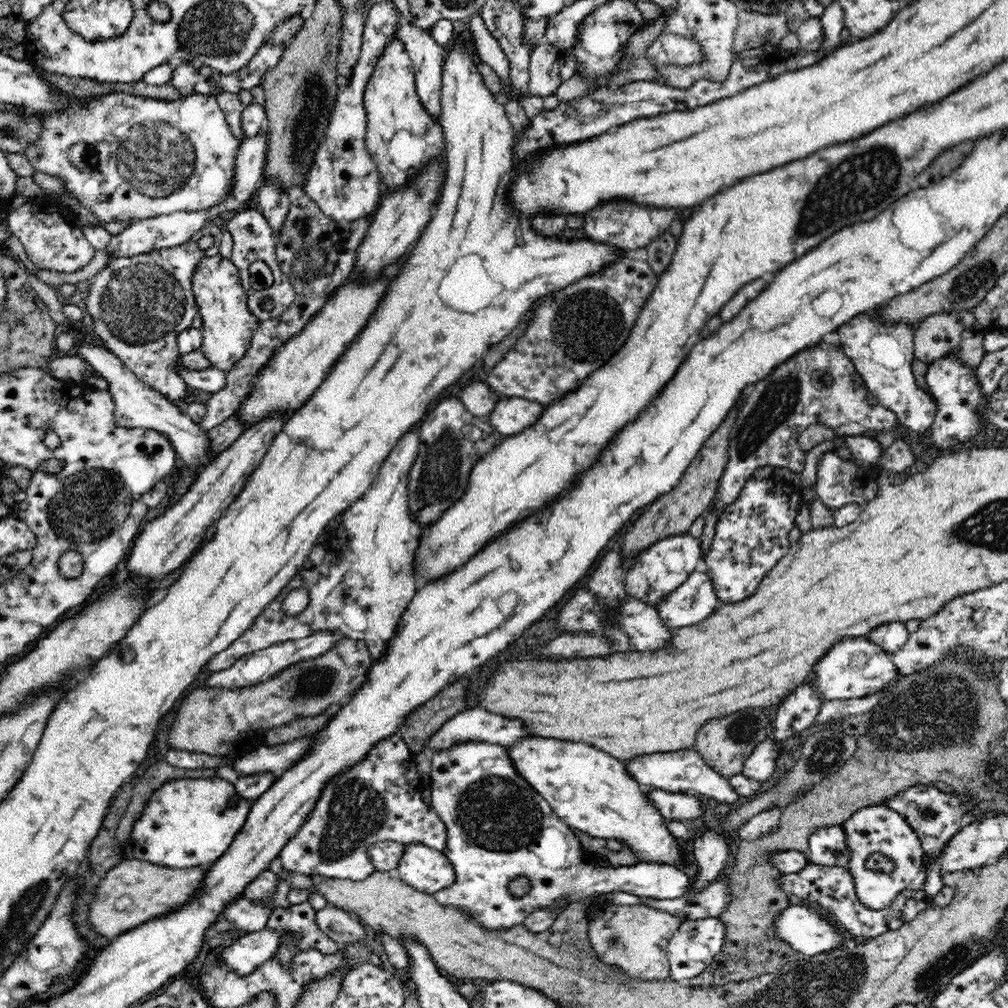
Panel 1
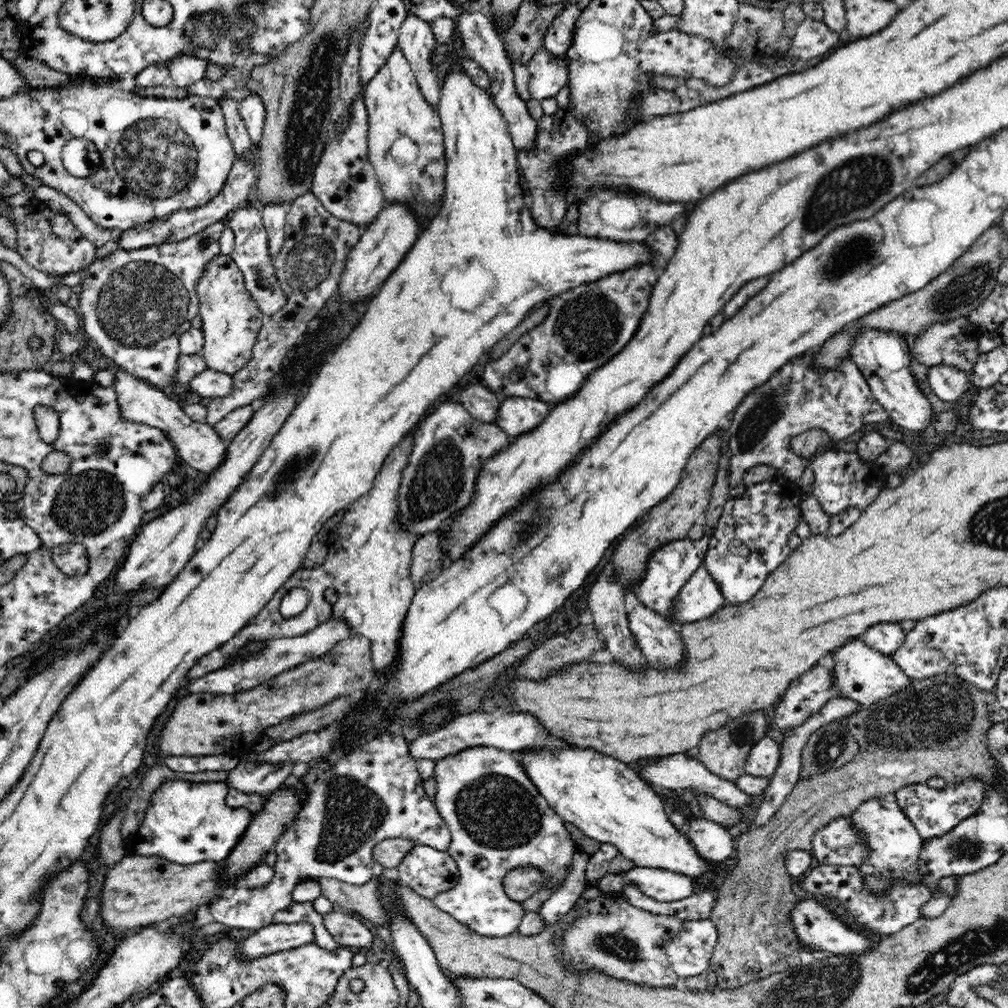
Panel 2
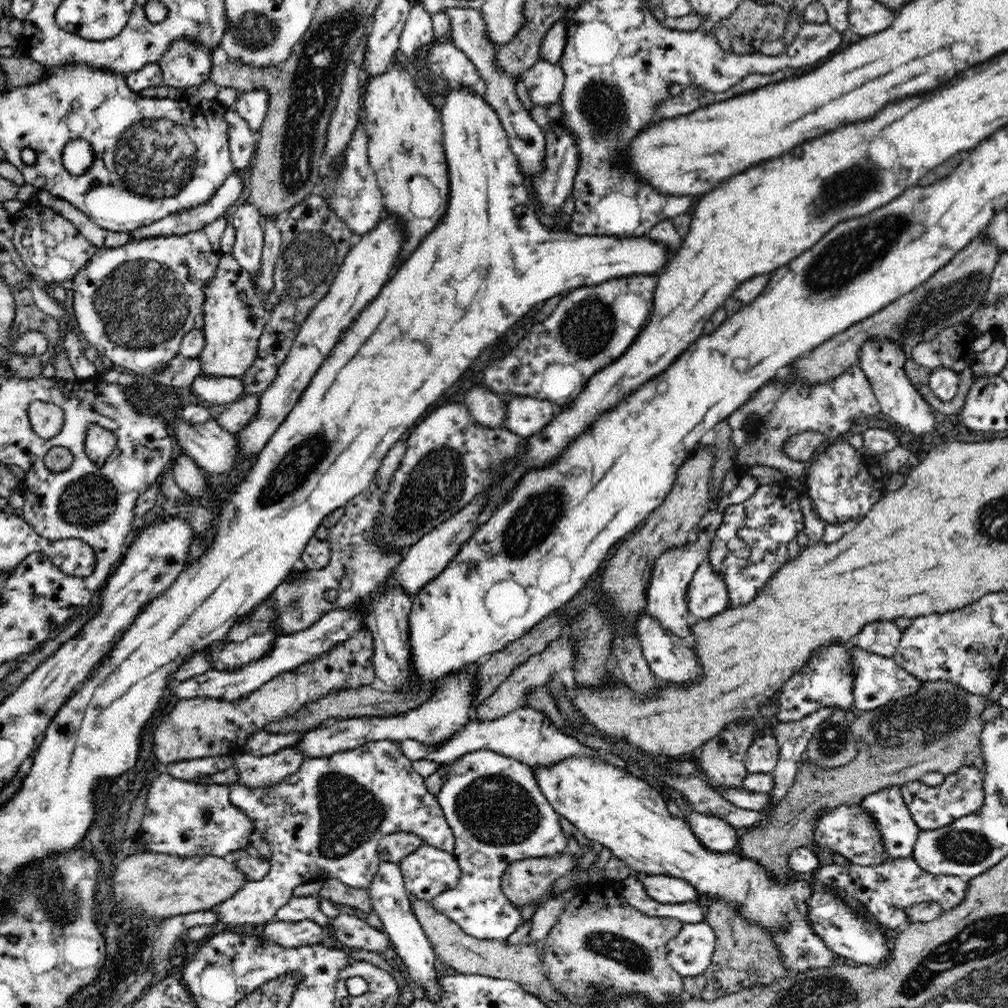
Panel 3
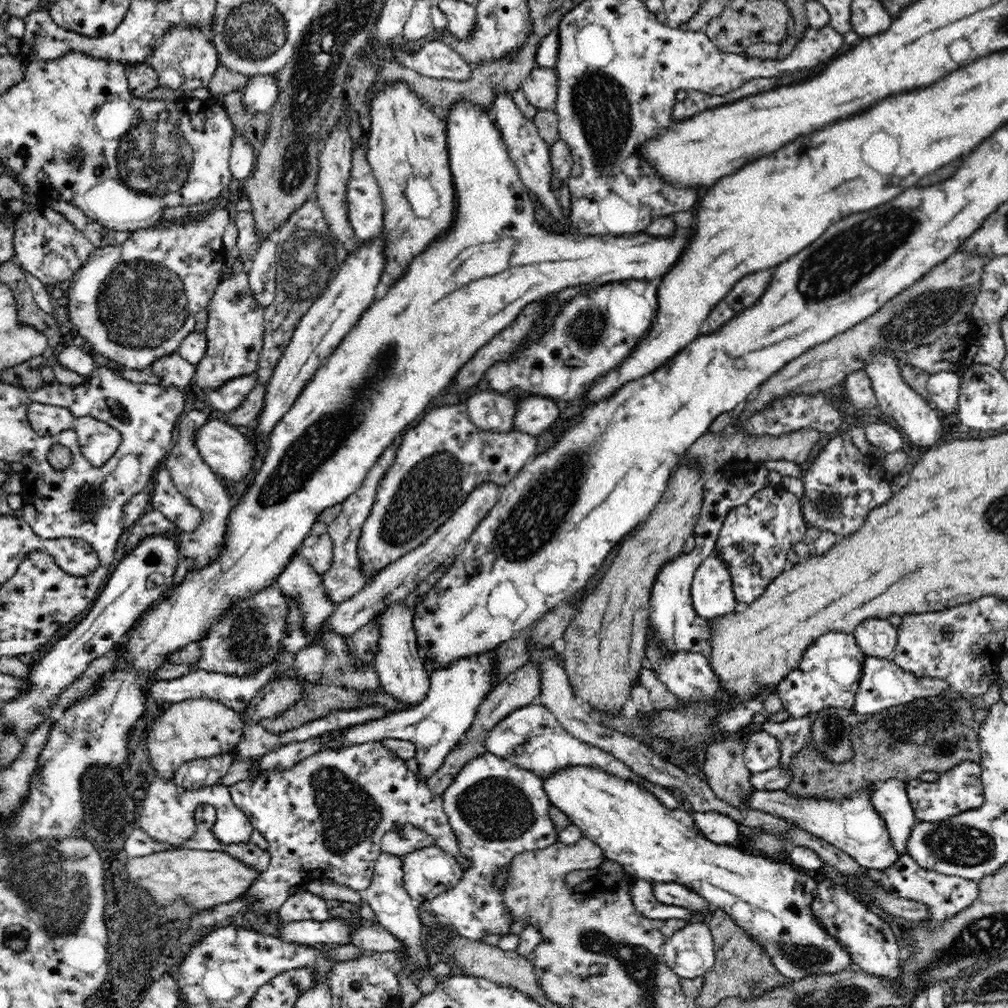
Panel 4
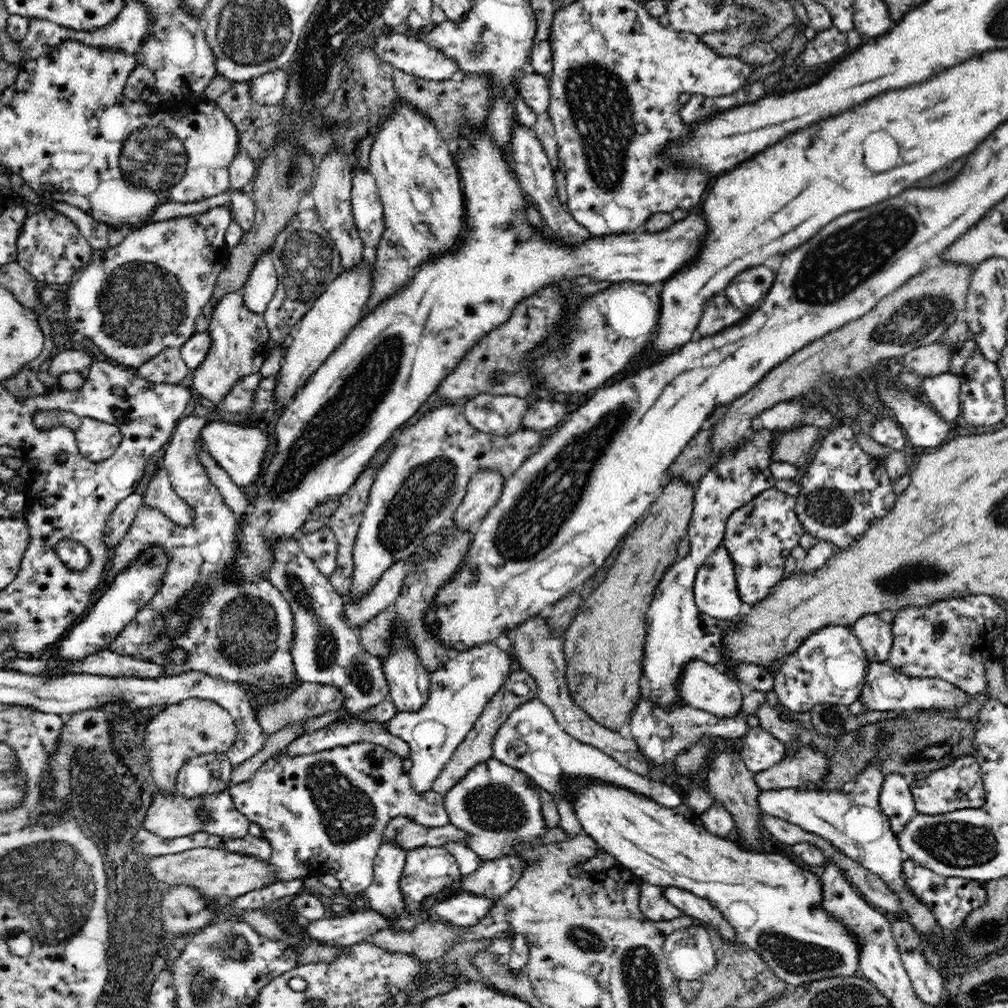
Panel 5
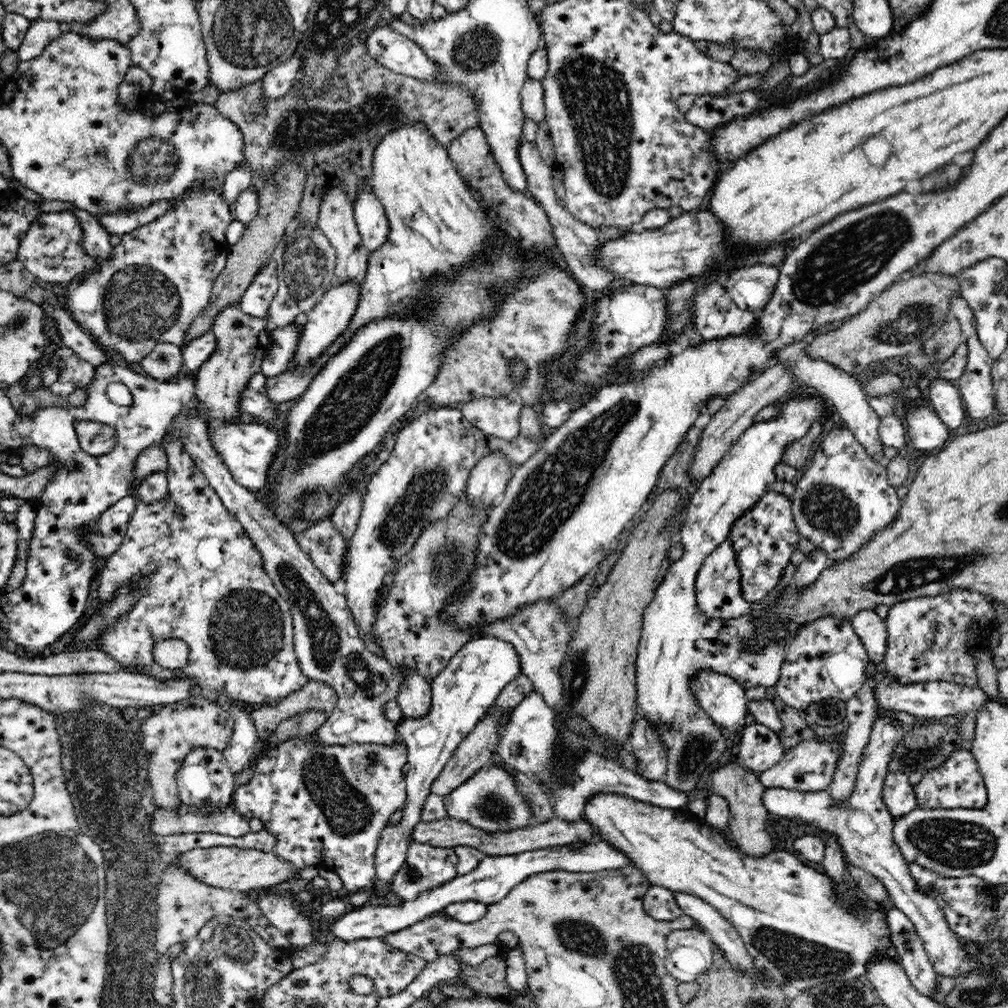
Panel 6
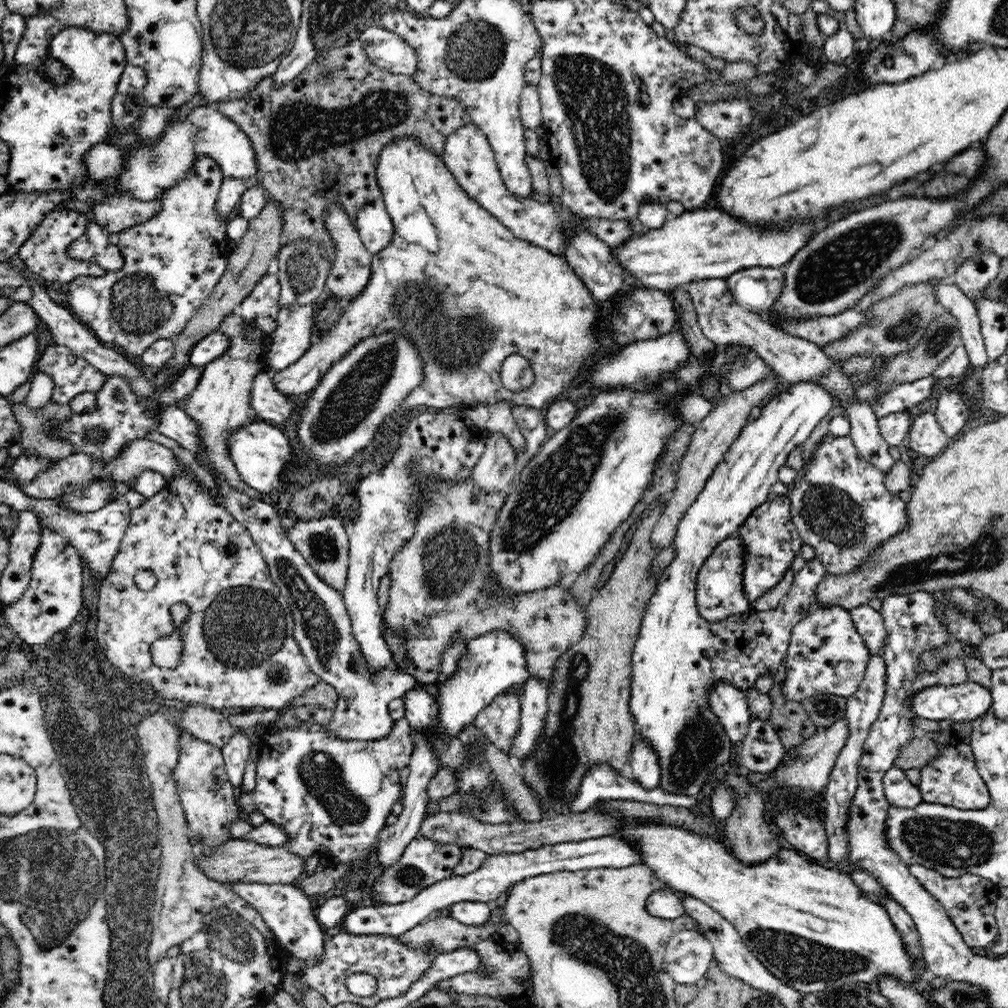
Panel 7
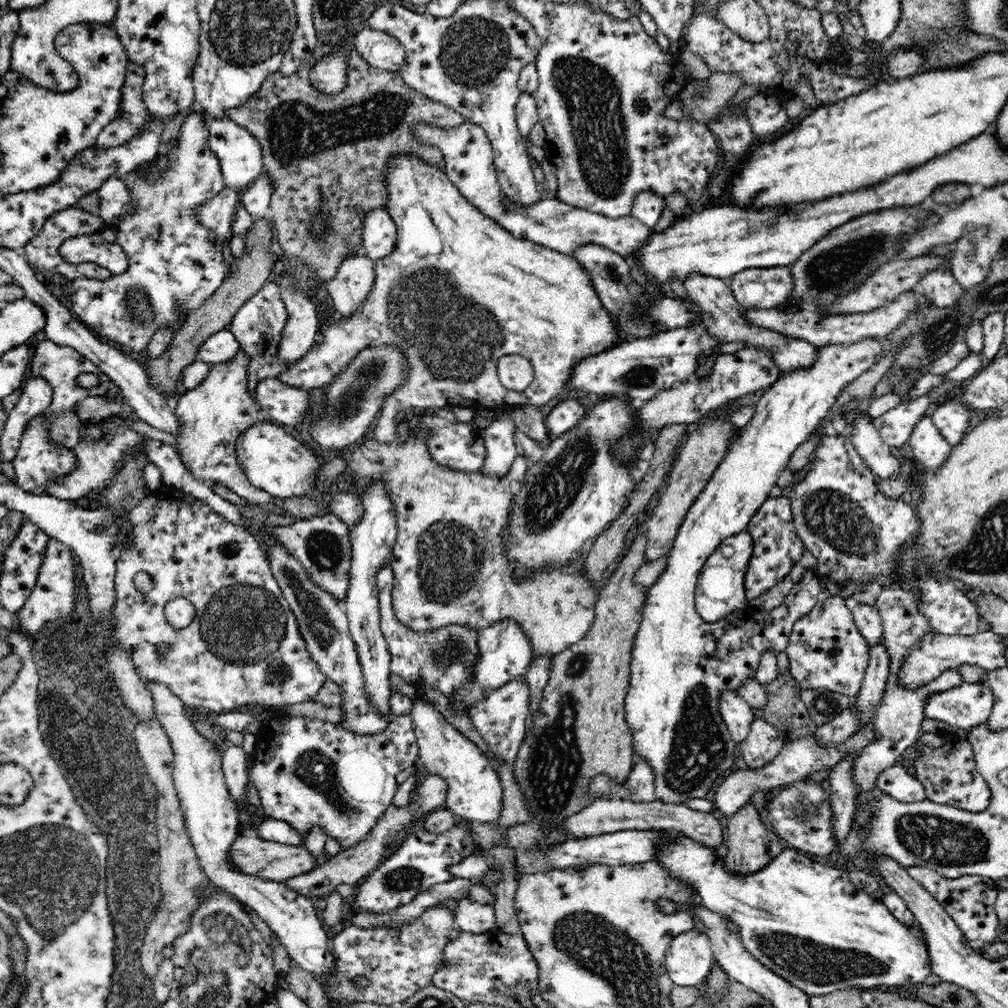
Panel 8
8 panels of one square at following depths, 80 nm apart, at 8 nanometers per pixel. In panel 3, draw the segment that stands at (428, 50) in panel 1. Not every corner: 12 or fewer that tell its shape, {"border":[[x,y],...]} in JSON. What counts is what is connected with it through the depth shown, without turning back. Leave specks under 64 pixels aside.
{"border":[[413,5],[400,35],[412,60],[435,39],[432,14]]}

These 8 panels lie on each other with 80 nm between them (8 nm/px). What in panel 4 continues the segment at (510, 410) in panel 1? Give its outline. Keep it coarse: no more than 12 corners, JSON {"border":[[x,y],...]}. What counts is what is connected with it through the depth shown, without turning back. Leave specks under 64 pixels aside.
{"border":[[517,397],[516,431],[537,437],[562,419],[552,399]]}

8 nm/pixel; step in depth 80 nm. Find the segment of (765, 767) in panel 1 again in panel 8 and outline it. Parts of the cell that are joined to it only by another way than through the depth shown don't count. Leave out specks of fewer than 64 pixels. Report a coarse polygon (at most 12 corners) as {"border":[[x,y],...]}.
{"border":[[754,719],[741,742],[747,768],[764,768],[784,739],[775,726]]}

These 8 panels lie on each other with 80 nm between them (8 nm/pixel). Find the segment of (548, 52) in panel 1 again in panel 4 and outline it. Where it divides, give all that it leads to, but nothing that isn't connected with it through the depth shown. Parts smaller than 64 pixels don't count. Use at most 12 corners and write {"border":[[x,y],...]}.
{"border":[[537,66],[520,88],[538,110],[554,109],[555,67]]}

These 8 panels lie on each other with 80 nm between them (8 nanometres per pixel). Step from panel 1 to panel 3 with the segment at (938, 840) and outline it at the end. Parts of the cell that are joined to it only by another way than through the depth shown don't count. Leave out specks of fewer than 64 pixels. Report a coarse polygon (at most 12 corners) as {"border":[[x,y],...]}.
{"border":[[964,766],[941,785],[904,783],[919,830],[938,830],[982,806],[983,772]]}

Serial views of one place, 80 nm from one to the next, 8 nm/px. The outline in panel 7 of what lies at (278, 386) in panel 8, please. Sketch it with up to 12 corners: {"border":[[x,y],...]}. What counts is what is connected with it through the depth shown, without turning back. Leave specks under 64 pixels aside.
{"border":[[271,374],[254,377],[250,407],[258,420],[285,424],[291,397],[276,391]]}

